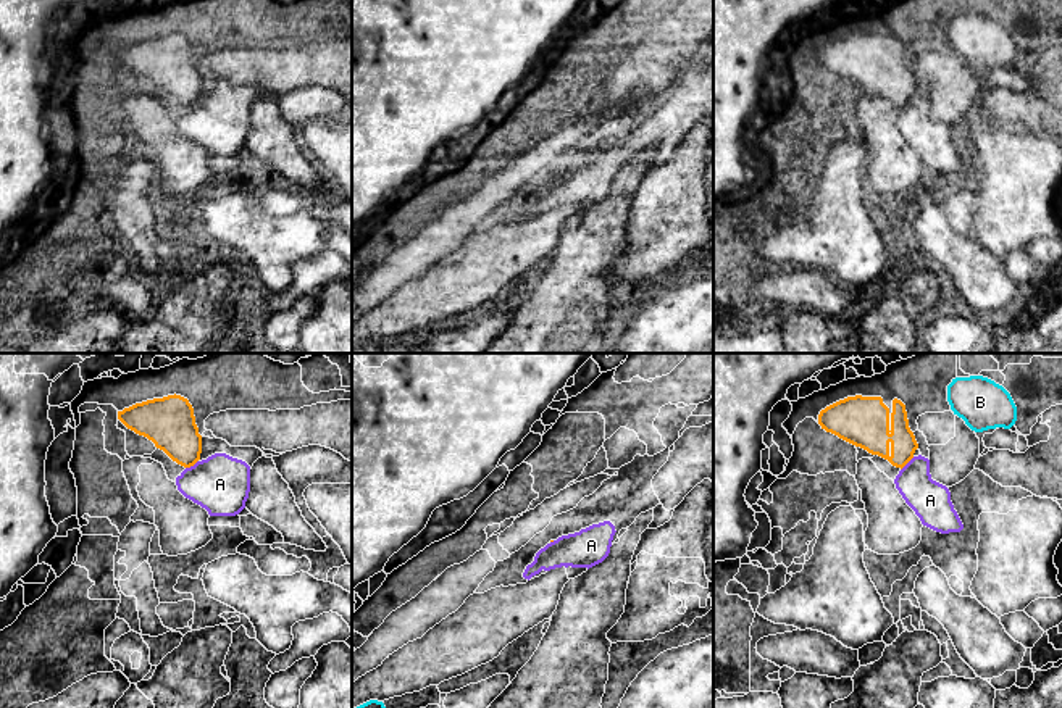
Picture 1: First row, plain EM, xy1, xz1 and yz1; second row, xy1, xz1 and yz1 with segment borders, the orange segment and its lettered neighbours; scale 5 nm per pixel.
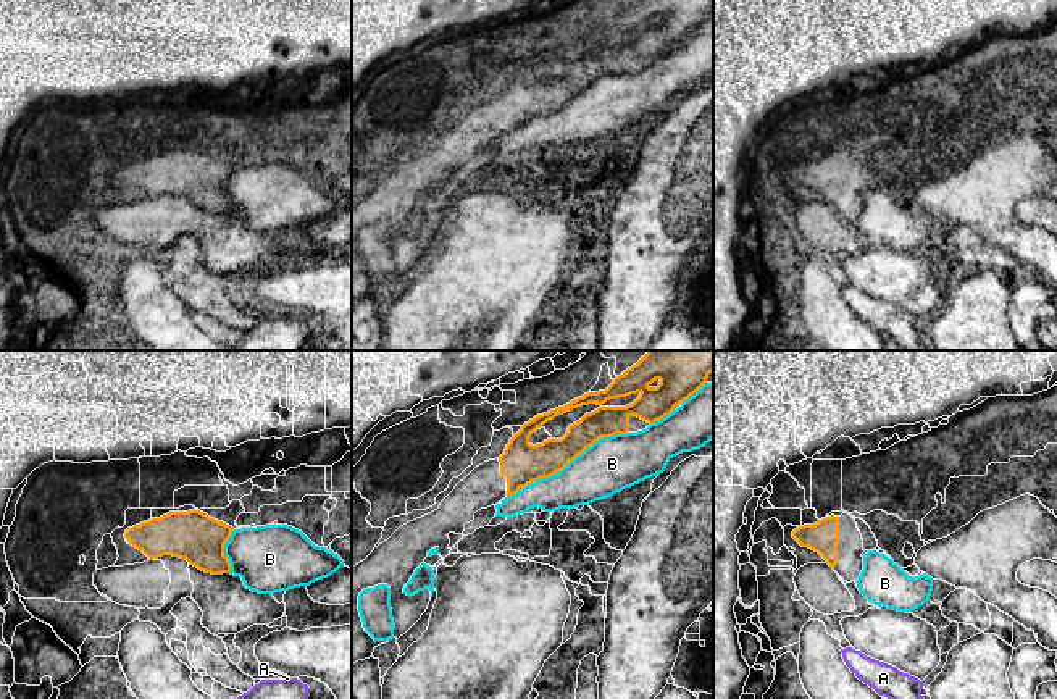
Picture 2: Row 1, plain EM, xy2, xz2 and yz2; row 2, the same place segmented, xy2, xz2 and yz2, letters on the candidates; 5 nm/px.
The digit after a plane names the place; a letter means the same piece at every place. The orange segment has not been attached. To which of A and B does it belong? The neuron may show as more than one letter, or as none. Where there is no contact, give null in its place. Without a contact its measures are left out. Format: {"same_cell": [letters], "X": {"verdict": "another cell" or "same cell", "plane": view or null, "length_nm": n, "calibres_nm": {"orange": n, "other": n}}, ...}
{"same_cell": [], "A": {"verdict": "another cell", "plane": "yz1", "length_nm": 100, "calibres_nm": {"orange": 200, "other": 200}}, "B": {"verdict": "another cell", "plane": "xz2", "length_nm": 550, "calibres_nm": {"orange": 180, "other": 280}}}

